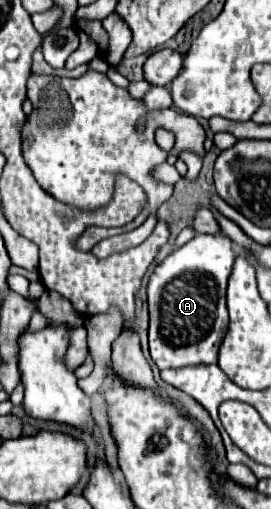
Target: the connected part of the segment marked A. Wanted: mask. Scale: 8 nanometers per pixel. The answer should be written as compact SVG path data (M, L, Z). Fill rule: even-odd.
M195 235L153 269L147 283L149 351L159 369L217 363L219 343L227 331L227 279L235 261L233 241L225 235Z

